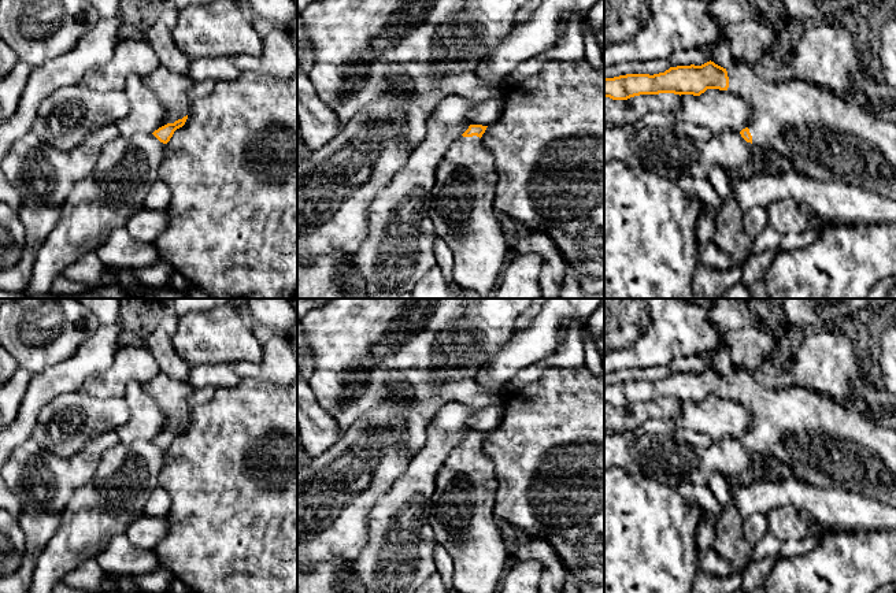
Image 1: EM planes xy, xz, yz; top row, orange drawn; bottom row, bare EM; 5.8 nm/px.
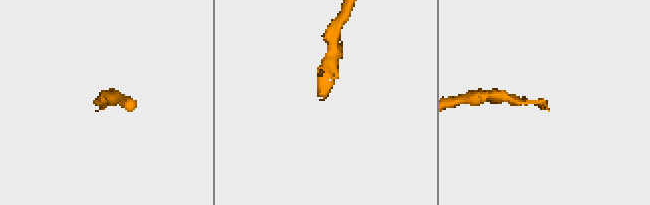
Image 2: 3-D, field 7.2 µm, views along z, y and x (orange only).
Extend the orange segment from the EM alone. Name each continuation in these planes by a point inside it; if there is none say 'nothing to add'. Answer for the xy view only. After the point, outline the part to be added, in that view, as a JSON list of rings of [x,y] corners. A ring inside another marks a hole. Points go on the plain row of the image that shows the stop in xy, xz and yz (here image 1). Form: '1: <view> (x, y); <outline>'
1: xy (171, 395); [[[159,373],[152,381],[142,385],[142,388],[164,414],[163,433],[174,430],[189,420],[190,408],[188,399],[195,390],[189,382]]]

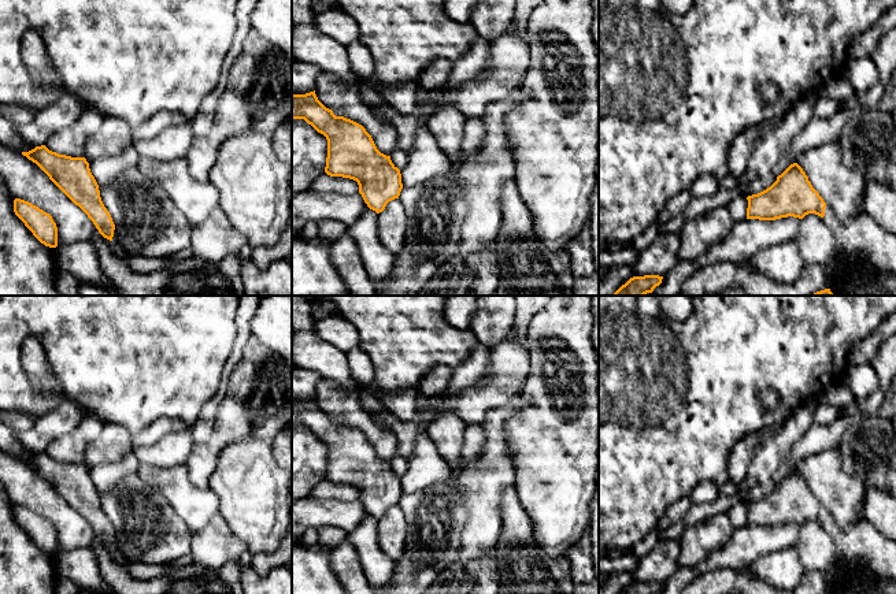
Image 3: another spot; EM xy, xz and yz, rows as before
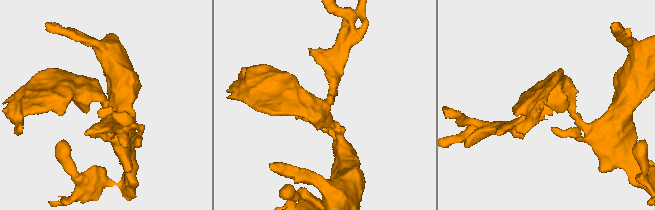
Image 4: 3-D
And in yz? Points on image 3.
1: yz (862, 541); [[[826,512],[823,528],[844,560],[858,560],[871,573],[896,579],[896,542],[884,537],[873,523],[862,519],[841,528]]]

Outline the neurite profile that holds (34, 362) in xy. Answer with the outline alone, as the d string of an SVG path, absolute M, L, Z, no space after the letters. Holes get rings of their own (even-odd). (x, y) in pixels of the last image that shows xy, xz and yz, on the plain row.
M26 338L22 345L22 365L33 385L41 391L56 391L58 382L52 375L45 349L37 338Z

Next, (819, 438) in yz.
M856 413L855 416L838 417L832 424L817 426L811 428L800 441L793 445L791 454L782 461L773 479L777 483L781 482L791 471L796 469L801 460L834 448L840 442L841 435L863 419L864 417L860 413Z

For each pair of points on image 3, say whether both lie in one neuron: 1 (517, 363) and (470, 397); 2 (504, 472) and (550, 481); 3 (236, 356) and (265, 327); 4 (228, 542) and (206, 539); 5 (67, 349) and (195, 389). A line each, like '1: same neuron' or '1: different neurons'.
1: same neuron
2: different neurons
3: different neurons
4: same neuron
5: same neuron

